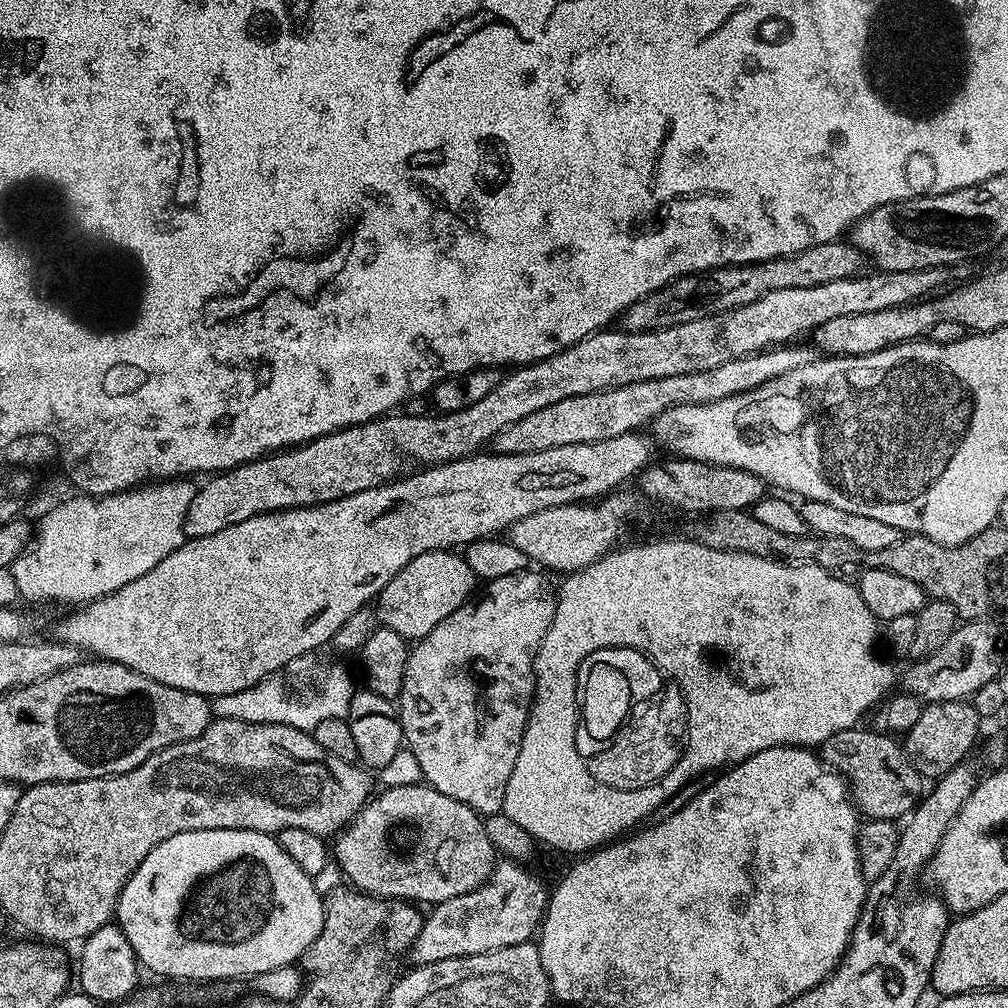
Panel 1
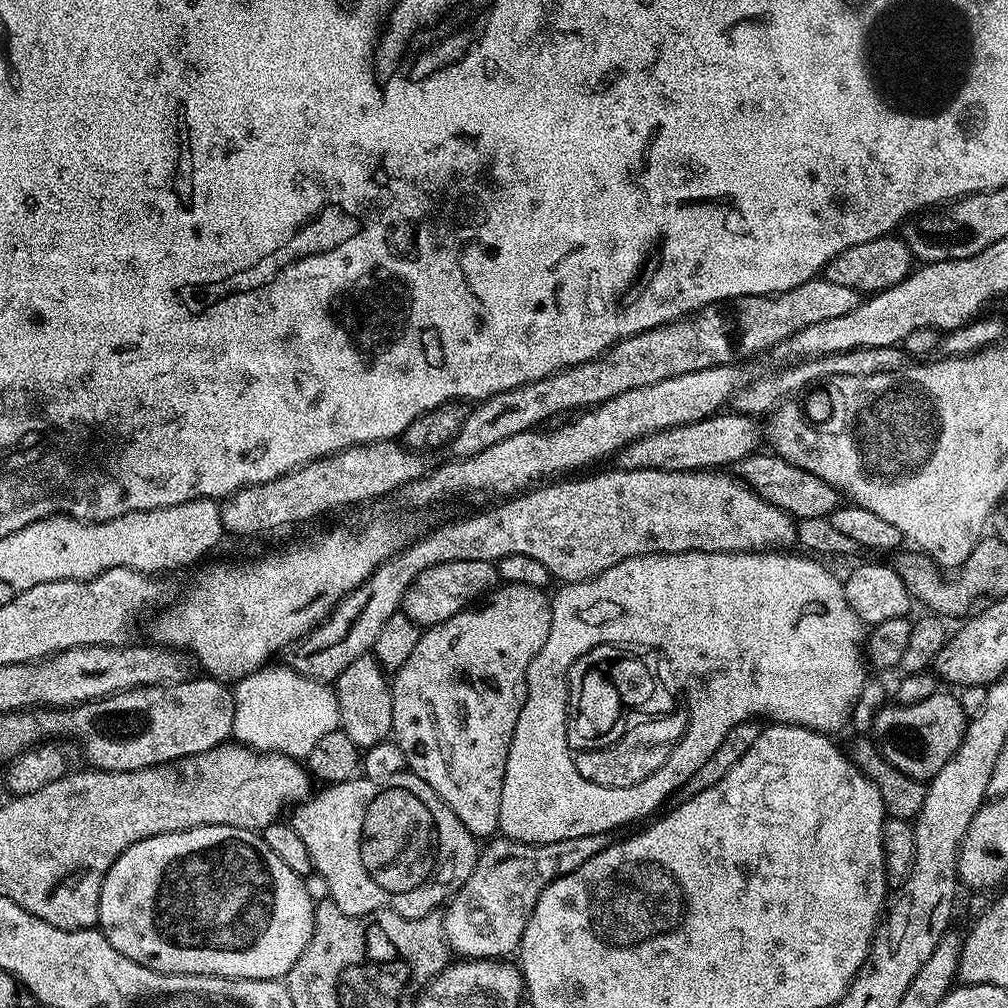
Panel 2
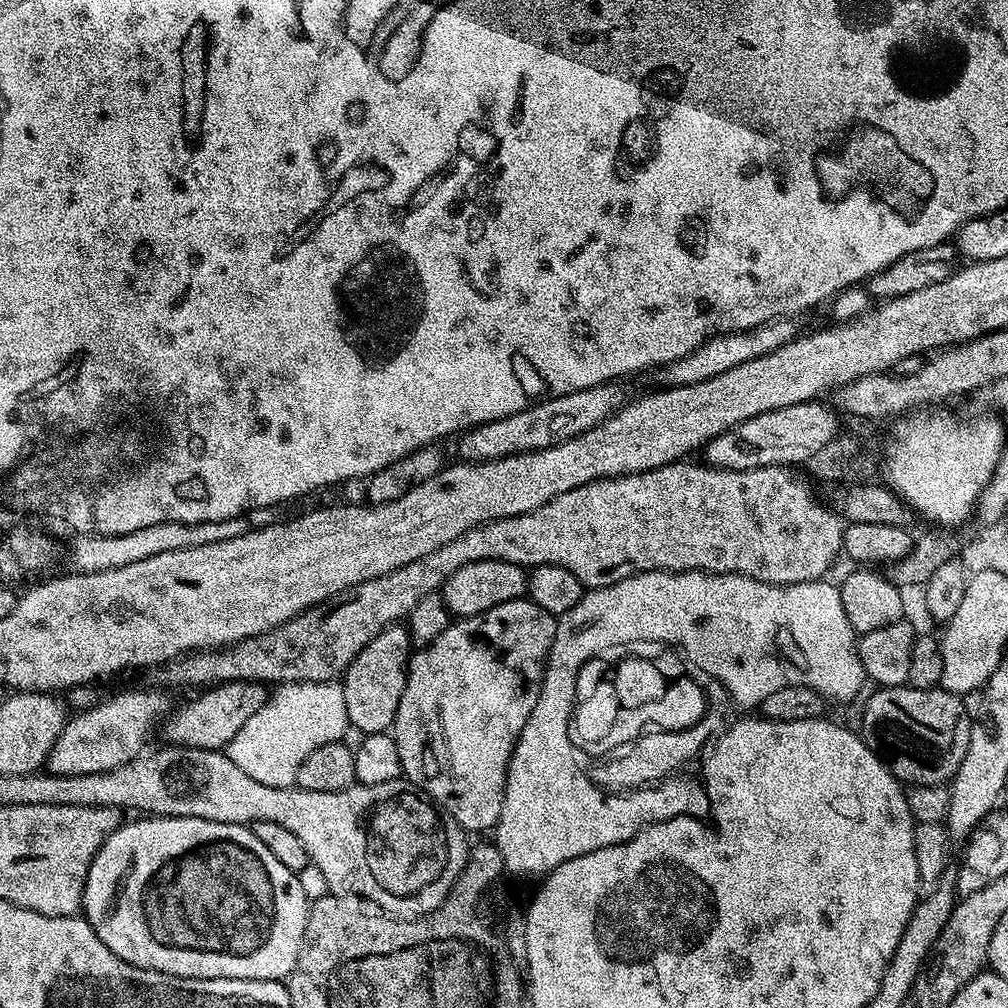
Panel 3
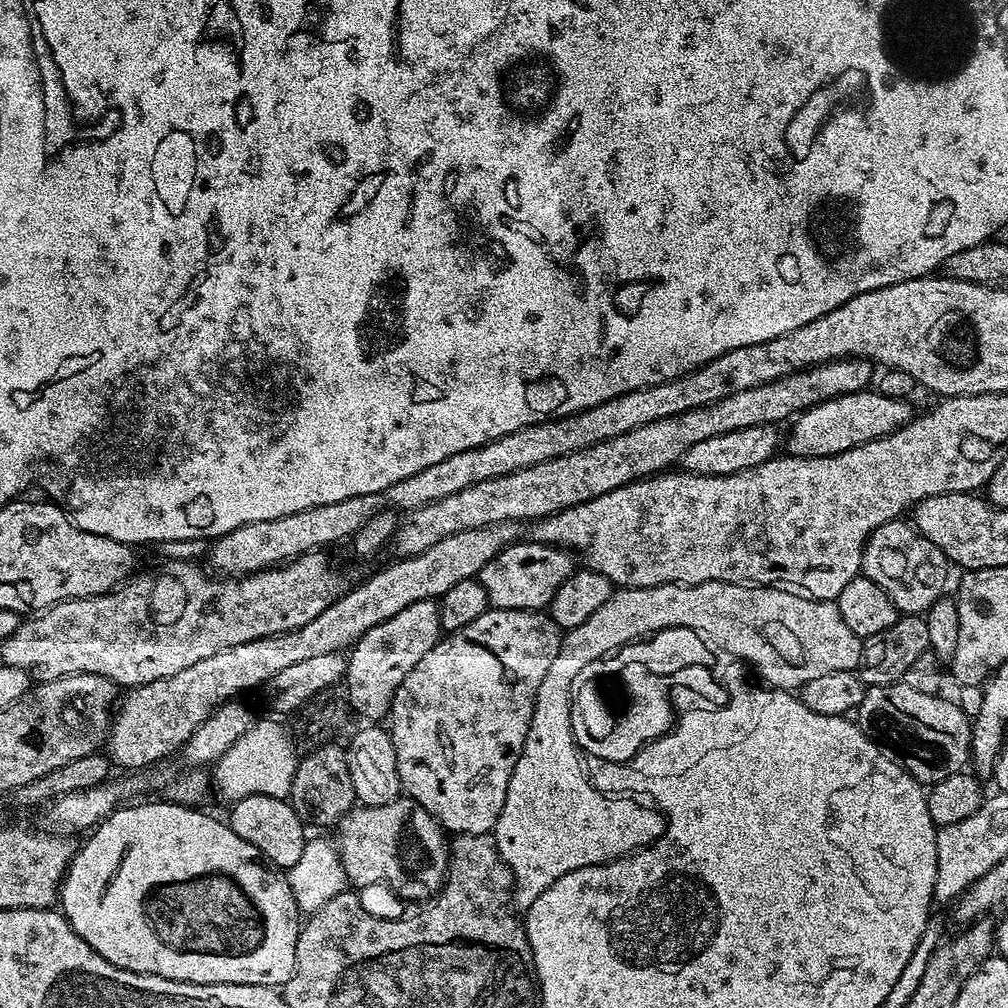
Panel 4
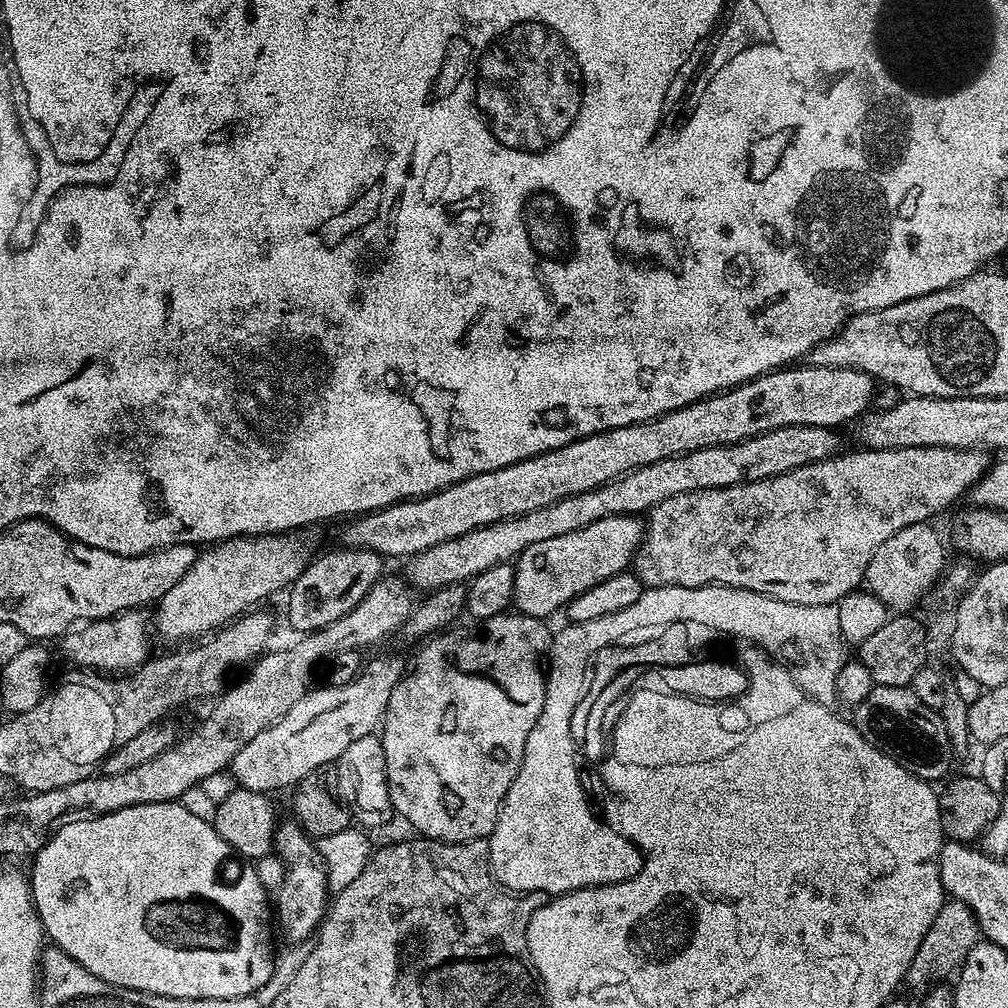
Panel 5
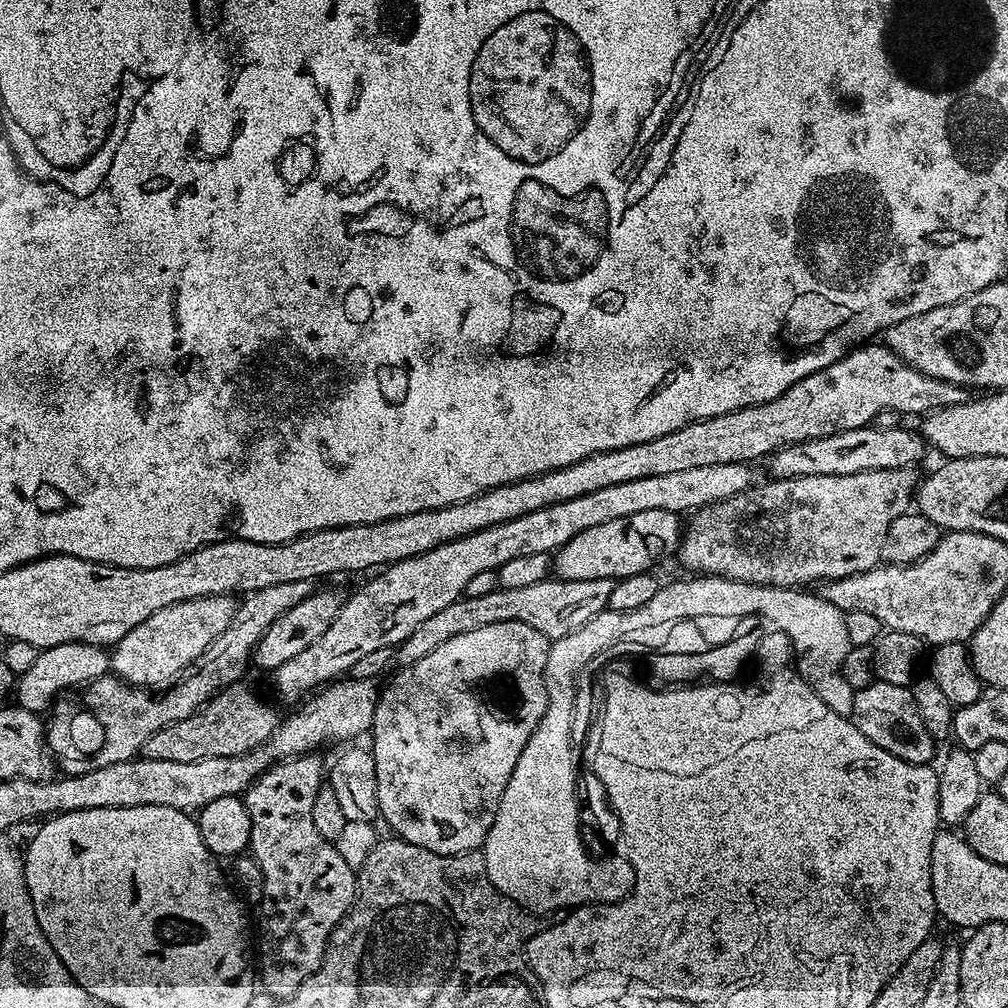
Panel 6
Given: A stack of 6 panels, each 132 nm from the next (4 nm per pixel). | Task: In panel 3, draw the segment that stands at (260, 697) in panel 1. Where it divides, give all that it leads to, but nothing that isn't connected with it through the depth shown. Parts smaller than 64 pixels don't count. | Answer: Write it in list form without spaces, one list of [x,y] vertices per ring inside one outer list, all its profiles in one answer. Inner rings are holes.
[[[337,681],[279,685],[266,703],[238,730],[226,754],[250,778],[279,788],[296,784],[302,762],[319,746],[339,743],[349,729],[344,687]]]

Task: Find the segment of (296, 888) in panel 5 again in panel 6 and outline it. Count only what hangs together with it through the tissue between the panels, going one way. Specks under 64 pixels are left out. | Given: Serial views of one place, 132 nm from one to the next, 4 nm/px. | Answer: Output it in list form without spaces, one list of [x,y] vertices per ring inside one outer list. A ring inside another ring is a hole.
[[[305,754],[293,756],[290,760],[281,760],[280,763],[273,764],[248,787],[247,792],[243,793],[242,796],[246,810],[250,814],[248,848],[252,859],[262,870],[262,878],[264,879],[264,894],[258,904],[258,907],[260,907],[260,972],[258,968],[258,980],[259,983],[260,980],[264,983],[264,988],[272,995],[271,999],[273,1001],[289,1000],[298,990],[298,986],[302,986],[302,982],[306,982],[306,978],[310,978],[310,974],[320,968],[324,951],[328,948],[328,941],[333,930],[348,915],[348,910],[356,899],[357,873],[348,865],[346,858],[342,858],[342,854],[336,849],[335,843],[322,838],[322,834],[318,834],[318,829],[314,827],[314,798],[318,798],[318,790],[325,787],[326,784],[326,764],[323,764],[318,757],[319,755],[316,754]]]

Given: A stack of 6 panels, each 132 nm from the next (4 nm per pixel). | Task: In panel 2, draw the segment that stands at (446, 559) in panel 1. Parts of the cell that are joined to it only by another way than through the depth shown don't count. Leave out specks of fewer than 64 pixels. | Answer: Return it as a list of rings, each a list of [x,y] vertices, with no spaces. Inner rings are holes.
[[[451,560],[424,572],[413,582],[412,587],[404,596],[402,611],[415,624],[421,626],[441,624],[454,614],[463,612],[465,608],[479,601],[485,594],[491,593],[500,583],[500,569],[493,561],[458,562]]]

